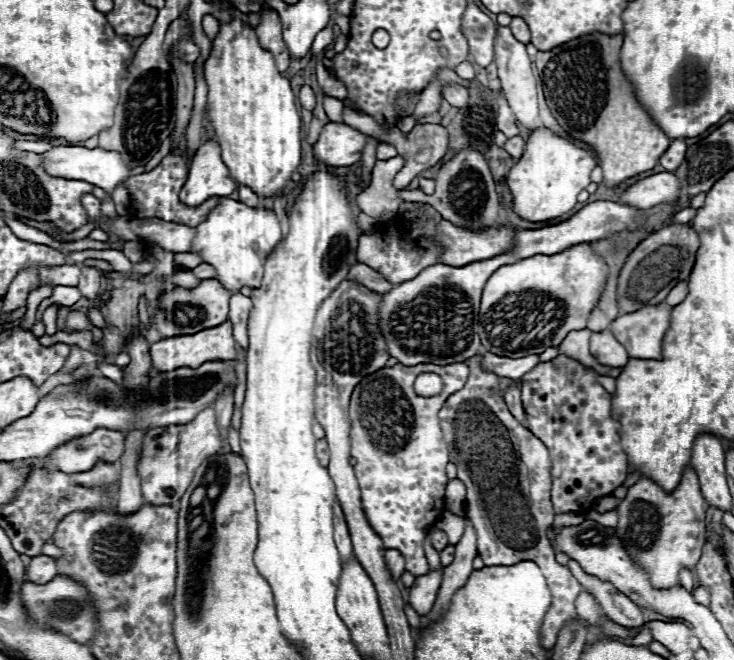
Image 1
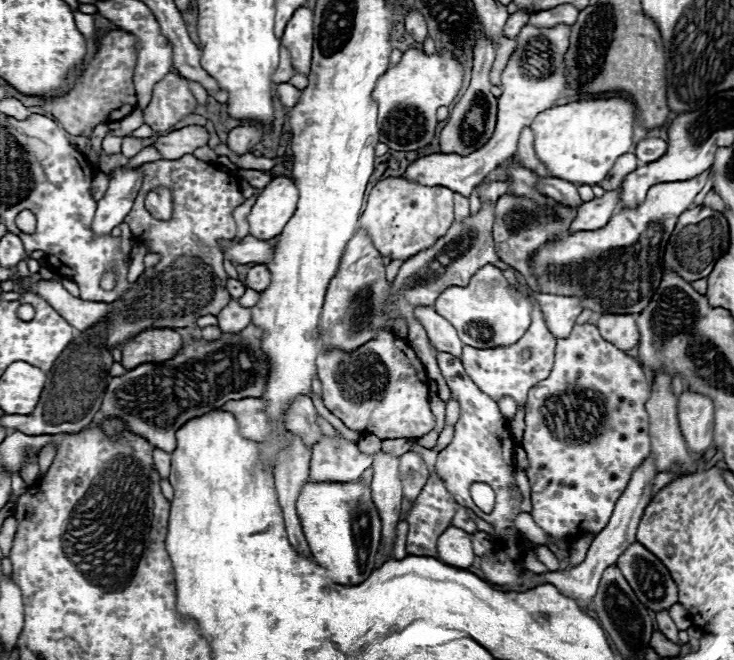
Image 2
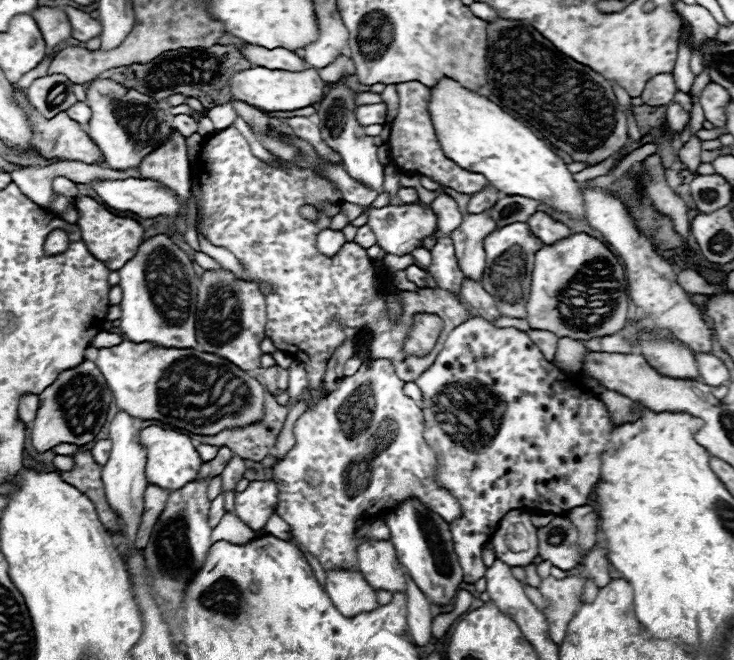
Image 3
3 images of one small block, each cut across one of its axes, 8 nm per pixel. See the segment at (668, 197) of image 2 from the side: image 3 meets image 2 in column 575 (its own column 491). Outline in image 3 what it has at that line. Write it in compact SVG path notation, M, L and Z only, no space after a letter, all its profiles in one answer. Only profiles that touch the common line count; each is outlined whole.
M514 222L504 228L494 230L486 240L484 240L484 250L486 250L486 268L484 268L484 278L482 286L496 298L500 312L510 318L526 318L526 300L528 300L528 290L530 290L530 276L534 268L534 254L542 248L544 244L530 232L526 222Z

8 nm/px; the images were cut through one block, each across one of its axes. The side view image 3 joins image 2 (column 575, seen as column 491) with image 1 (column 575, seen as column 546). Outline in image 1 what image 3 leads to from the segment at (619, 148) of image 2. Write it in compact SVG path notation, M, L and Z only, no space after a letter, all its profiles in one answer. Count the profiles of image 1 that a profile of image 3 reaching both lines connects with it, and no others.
M546 128L532 132L524 154L506 176L506 184L512 192L512 210L530 222L560 218L576 206L576 196L590 184L590 170L594 166L596 154L588 146L572 144Z

